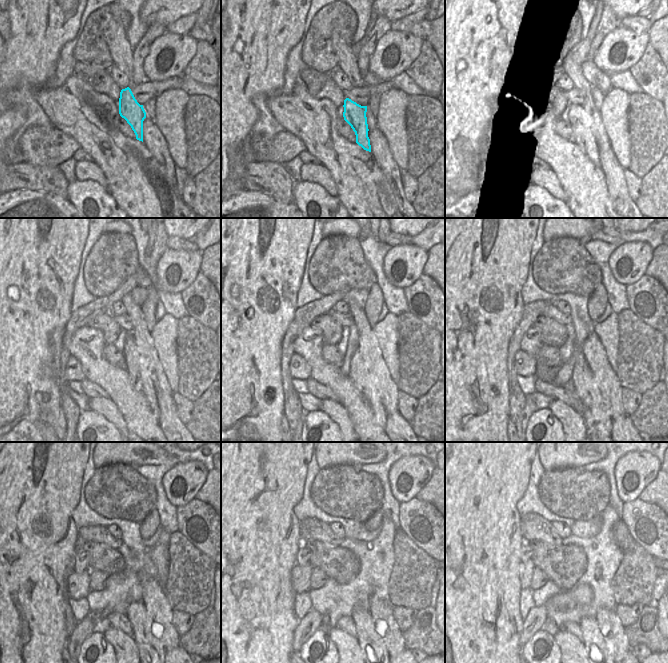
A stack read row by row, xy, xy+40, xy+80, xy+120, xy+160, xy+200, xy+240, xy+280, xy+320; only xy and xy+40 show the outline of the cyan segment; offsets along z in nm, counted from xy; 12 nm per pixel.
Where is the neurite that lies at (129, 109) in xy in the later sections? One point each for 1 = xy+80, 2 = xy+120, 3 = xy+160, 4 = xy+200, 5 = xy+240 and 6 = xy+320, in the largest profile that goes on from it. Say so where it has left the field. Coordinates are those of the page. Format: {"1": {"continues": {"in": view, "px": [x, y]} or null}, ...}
{"1": {"continues": {"in": "xy+80", "px": [579, 115]}}, "2": {"continues": {"in": "xy+120", "px": [143, 377]}}, "3": {"continues": {"in": "xy+160", "px": [361, 374]}}, "4": {"continues": {"in": "xy+200", "px": [583, 374]}}, "5": {"continues": {"in": "xy+240", "px": [149, 613]}}, "6": {"continues": {"in": "xy+320", "px": [603, 614]}}}

